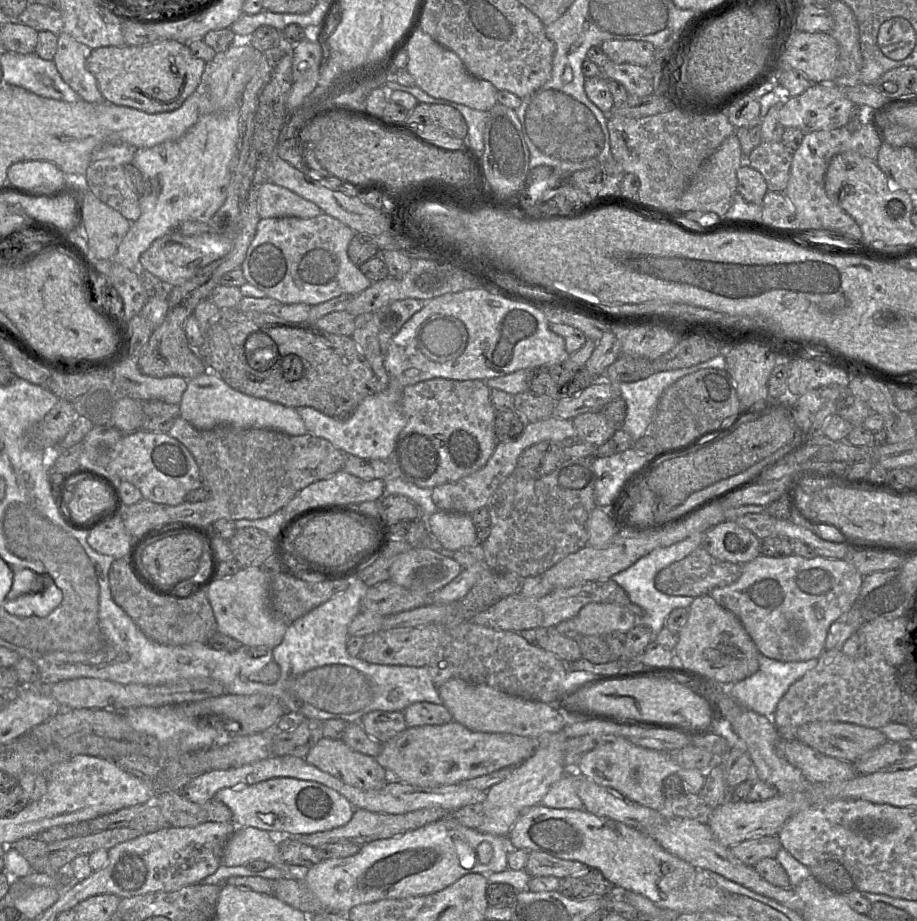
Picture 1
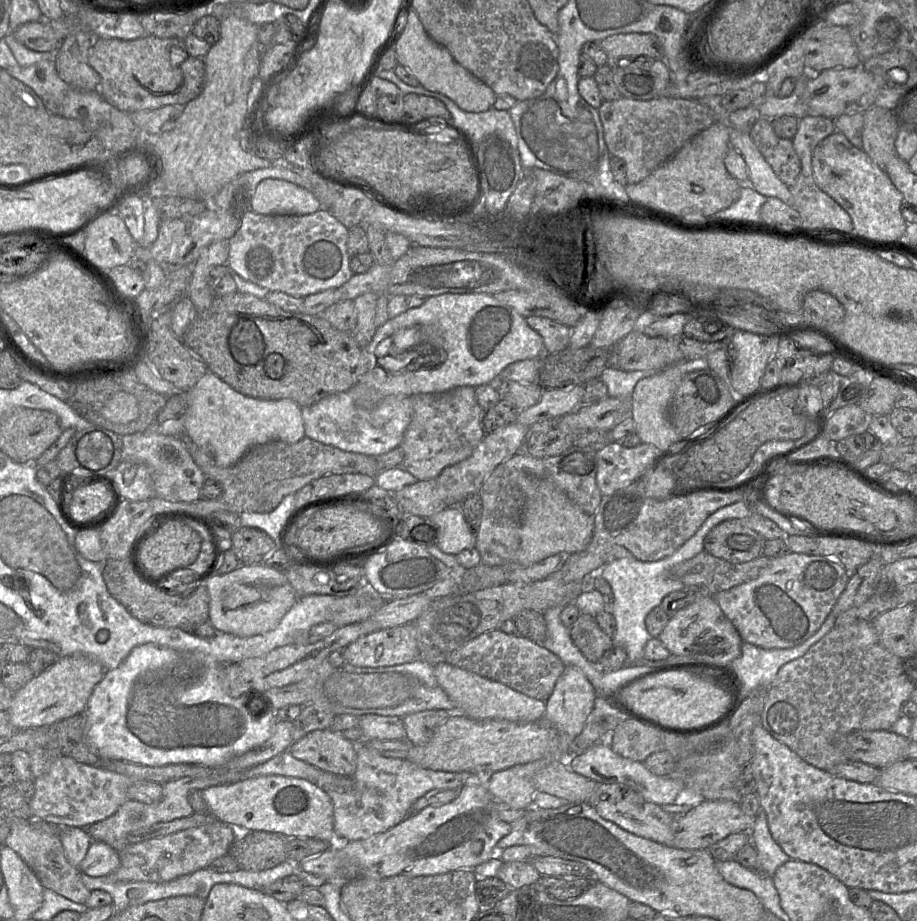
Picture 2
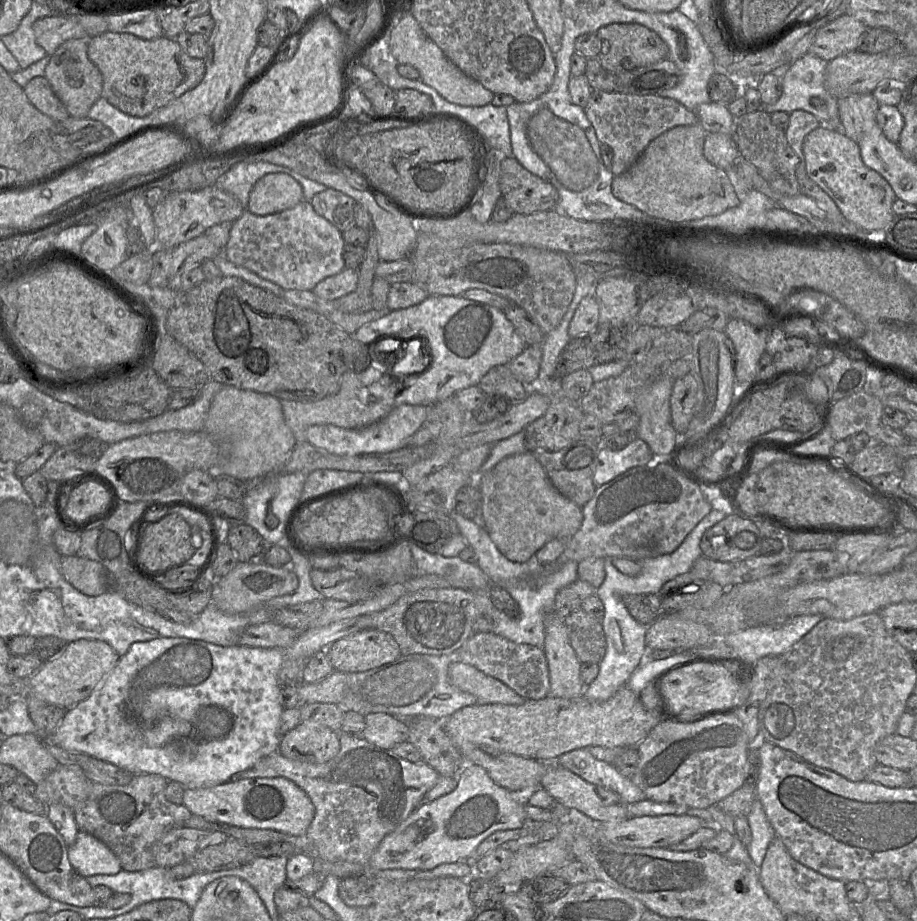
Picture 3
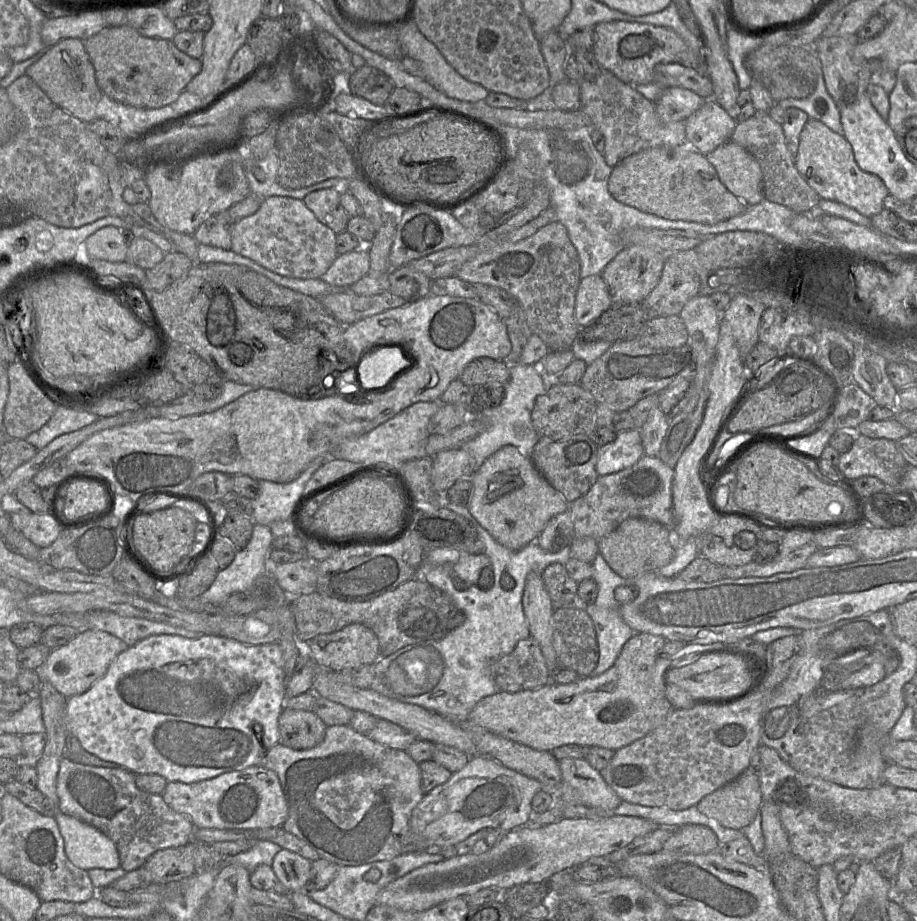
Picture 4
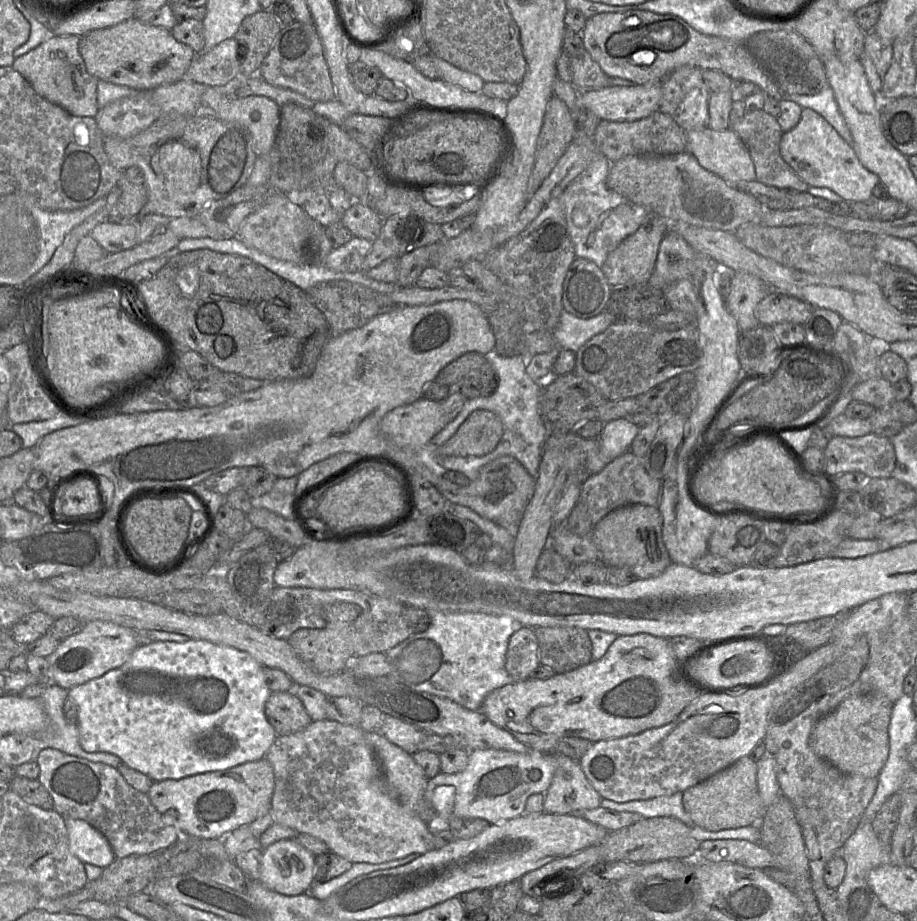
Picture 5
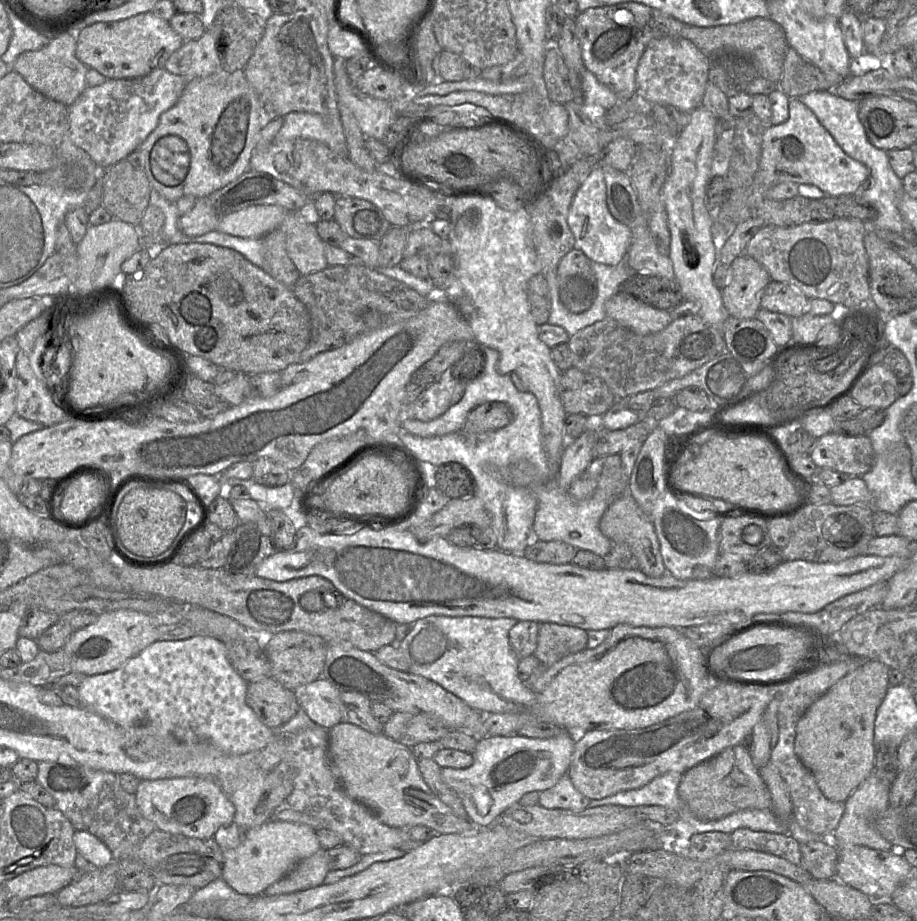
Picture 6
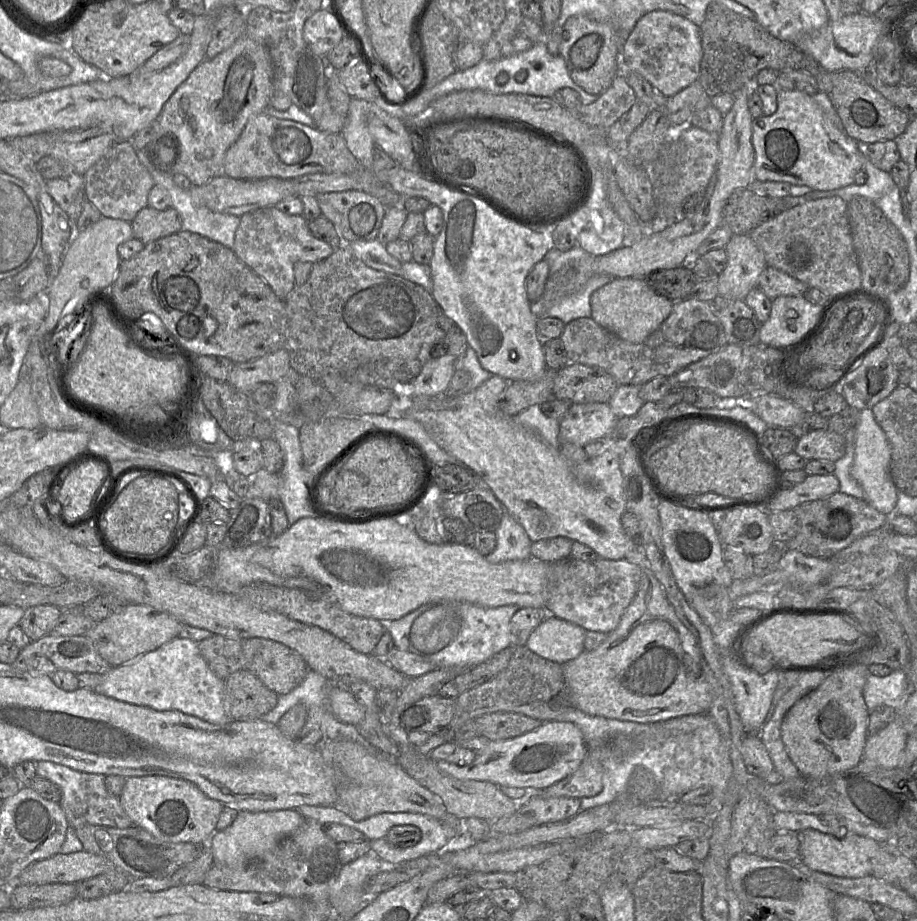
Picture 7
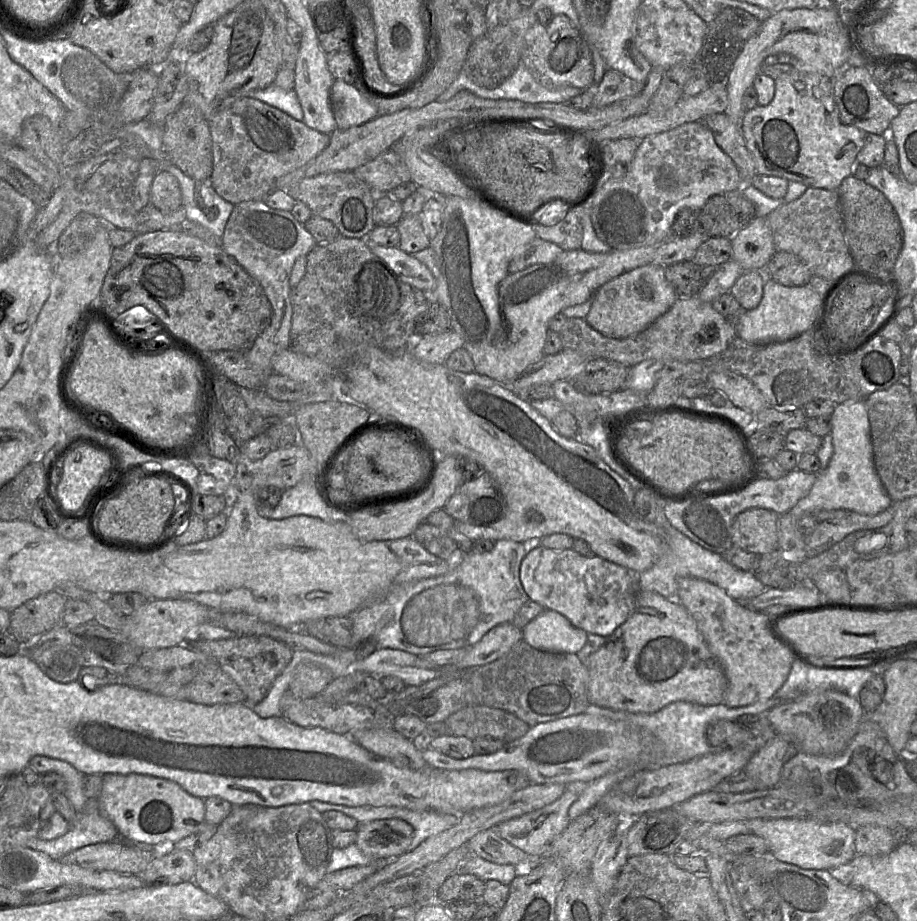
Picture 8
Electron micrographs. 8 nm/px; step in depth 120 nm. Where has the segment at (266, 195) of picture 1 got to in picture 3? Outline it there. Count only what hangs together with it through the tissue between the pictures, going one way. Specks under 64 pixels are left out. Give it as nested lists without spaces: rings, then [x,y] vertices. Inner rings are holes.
[[[270,173],[255,183],[246,210],[265,216],[293,208],[303,200],[298,181],[284,173]]]

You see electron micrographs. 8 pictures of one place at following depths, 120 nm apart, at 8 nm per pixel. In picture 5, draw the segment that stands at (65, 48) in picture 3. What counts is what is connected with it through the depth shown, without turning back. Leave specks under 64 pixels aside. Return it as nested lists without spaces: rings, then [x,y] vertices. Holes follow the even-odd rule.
[[[77,35],[51,36],[28,53],[15,58],[11,68],[22,74],[43,98],[72,115],[94,118],[100,109],[97,101],[97,81],[86,69],[79,52]]]

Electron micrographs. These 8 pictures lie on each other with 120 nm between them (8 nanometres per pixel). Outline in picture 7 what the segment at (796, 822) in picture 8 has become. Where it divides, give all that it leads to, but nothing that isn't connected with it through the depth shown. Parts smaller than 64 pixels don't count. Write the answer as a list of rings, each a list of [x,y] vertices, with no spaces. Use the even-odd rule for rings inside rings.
[[[814,829],[797,832],[800,844],[800,862],[811,870],[843,878],[862,878],[872,875],[872,859],[879,844],[855,833],[847,833],[843,838],[824,834]]]

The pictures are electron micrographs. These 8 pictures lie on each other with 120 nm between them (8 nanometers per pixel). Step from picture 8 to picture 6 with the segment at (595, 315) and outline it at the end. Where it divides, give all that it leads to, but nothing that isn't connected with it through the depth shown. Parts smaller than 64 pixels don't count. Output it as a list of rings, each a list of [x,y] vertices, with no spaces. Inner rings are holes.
[[[617,292],[605,303],[606,318],[613,319],[638,335],[663,330],[672,322],[670,310],[662,310],[640,302],[625,292]]]

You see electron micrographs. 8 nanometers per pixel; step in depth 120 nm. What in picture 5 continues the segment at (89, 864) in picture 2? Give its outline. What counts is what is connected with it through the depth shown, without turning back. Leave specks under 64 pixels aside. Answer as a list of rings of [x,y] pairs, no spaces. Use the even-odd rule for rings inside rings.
[[[66,819],[69,848],[82,863],[108,867],[115,854],[107,838],[84,820]]]

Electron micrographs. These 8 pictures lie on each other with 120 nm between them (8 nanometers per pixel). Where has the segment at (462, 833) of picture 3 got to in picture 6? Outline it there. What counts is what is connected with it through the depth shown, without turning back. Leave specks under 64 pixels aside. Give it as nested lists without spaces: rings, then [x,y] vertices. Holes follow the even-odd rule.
[[[566,732],[553,738],[537,739],[520,735],[486,736],[478,739],[472,753],[474,762],[467,769],[445,767],[441,769],[444,782],[455,790],[467,813],[468,820],[480,828],[493,826],[499,822],[501,814],[511,805],[520,802],[522,796],[529,792],[543,792],[553,787],[561,777],[568,773],[570,760],[576,739]]]

